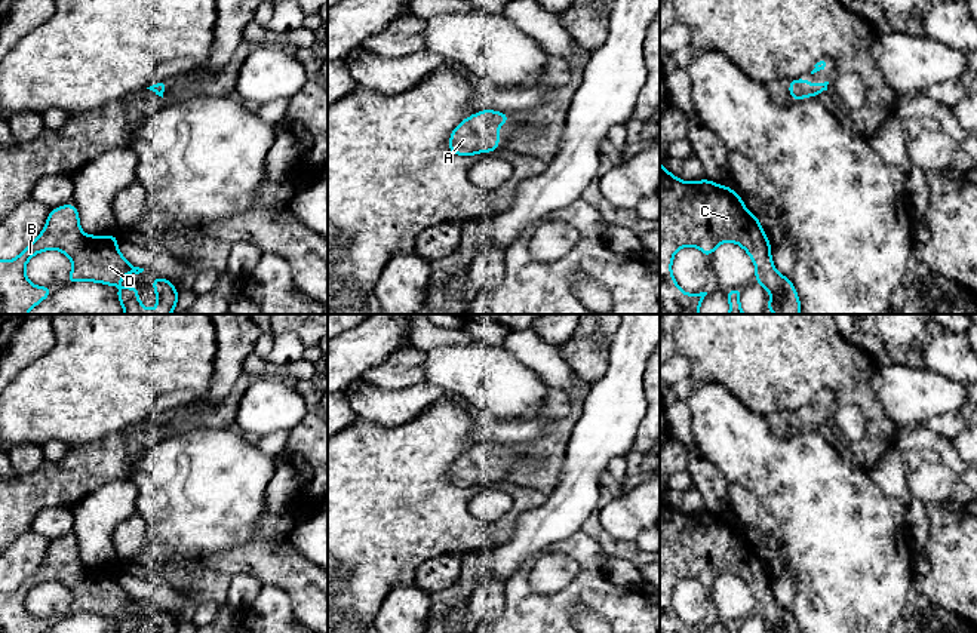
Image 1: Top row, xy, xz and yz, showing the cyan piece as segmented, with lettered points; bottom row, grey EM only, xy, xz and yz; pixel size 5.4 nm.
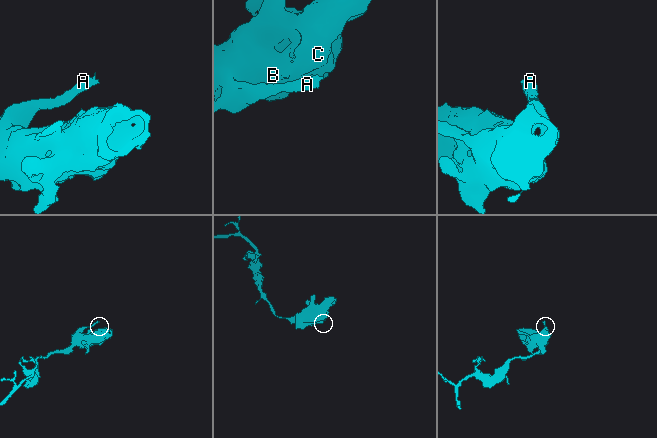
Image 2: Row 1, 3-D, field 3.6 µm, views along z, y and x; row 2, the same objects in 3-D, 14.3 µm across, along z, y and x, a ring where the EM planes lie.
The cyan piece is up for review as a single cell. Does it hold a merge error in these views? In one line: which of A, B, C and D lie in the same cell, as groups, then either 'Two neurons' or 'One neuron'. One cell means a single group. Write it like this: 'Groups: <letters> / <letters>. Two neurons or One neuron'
Groups: A B C D. One neuron

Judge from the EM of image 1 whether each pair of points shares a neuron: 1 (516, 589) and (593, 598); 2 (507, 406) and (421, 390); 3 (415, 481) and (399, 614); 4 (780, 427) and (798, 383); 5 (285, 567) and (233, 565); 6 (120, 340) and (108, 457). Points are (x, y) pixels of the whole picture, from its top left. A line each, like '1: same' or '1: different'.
1: same
2: different
3: different
4: different
5: same
6: different

